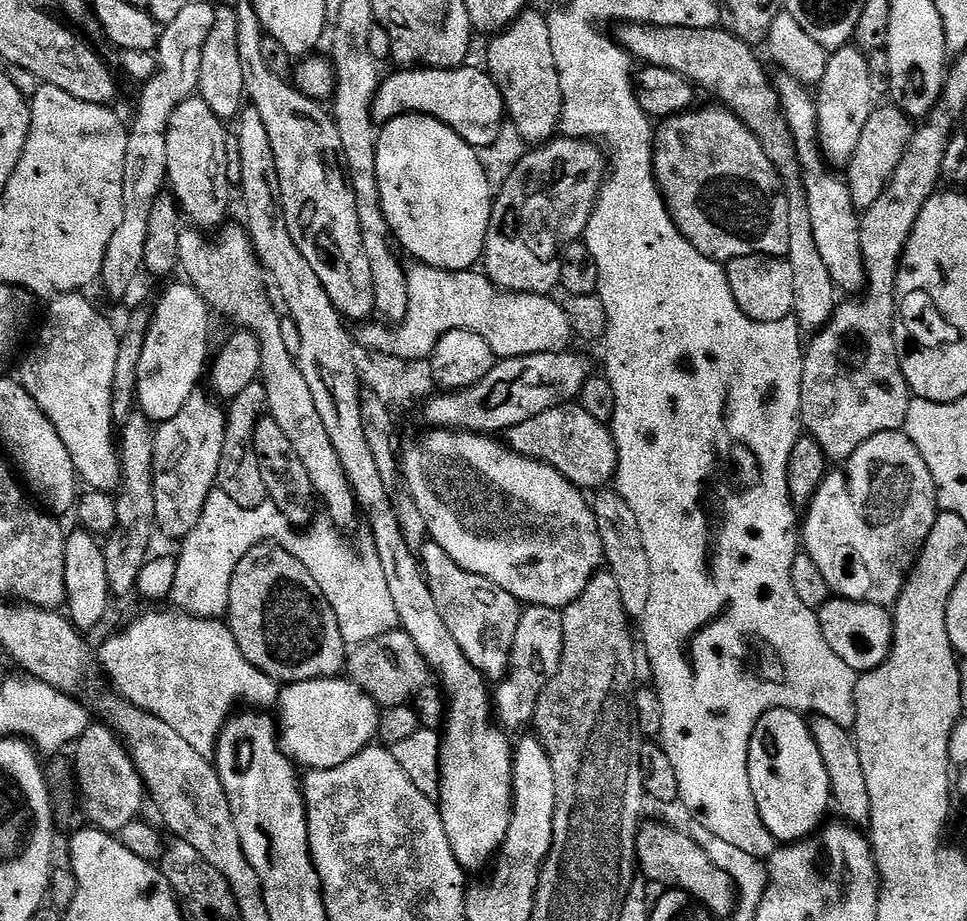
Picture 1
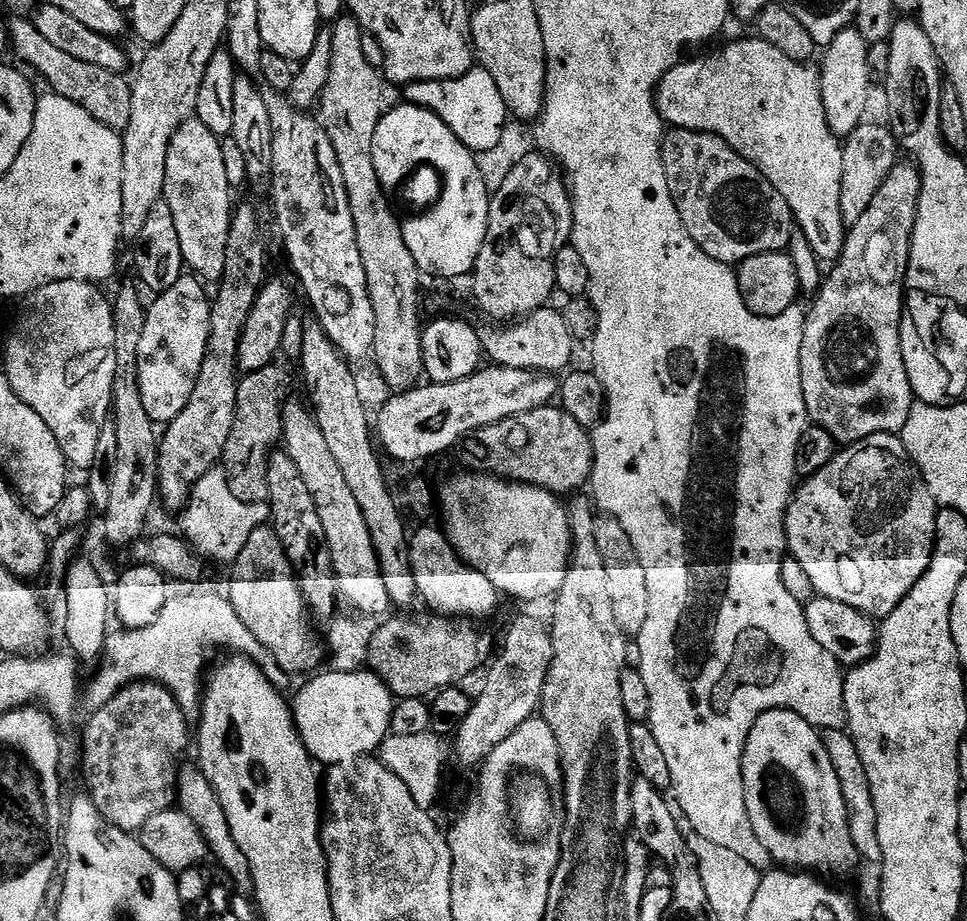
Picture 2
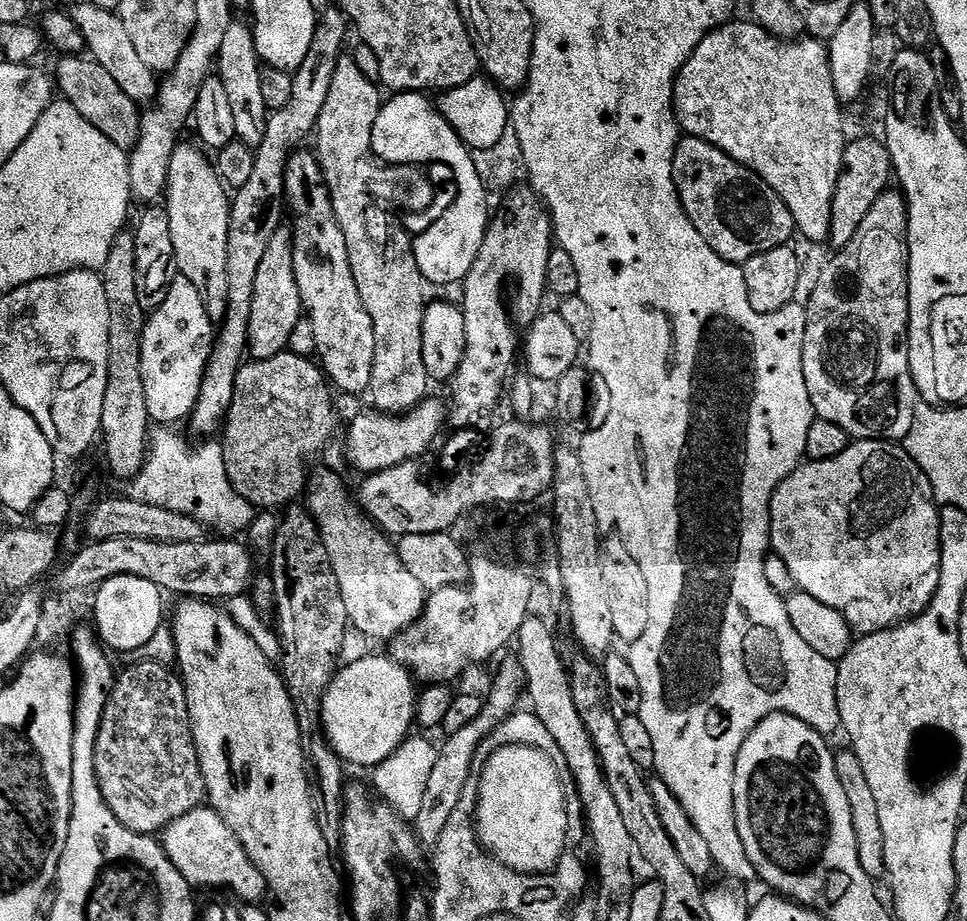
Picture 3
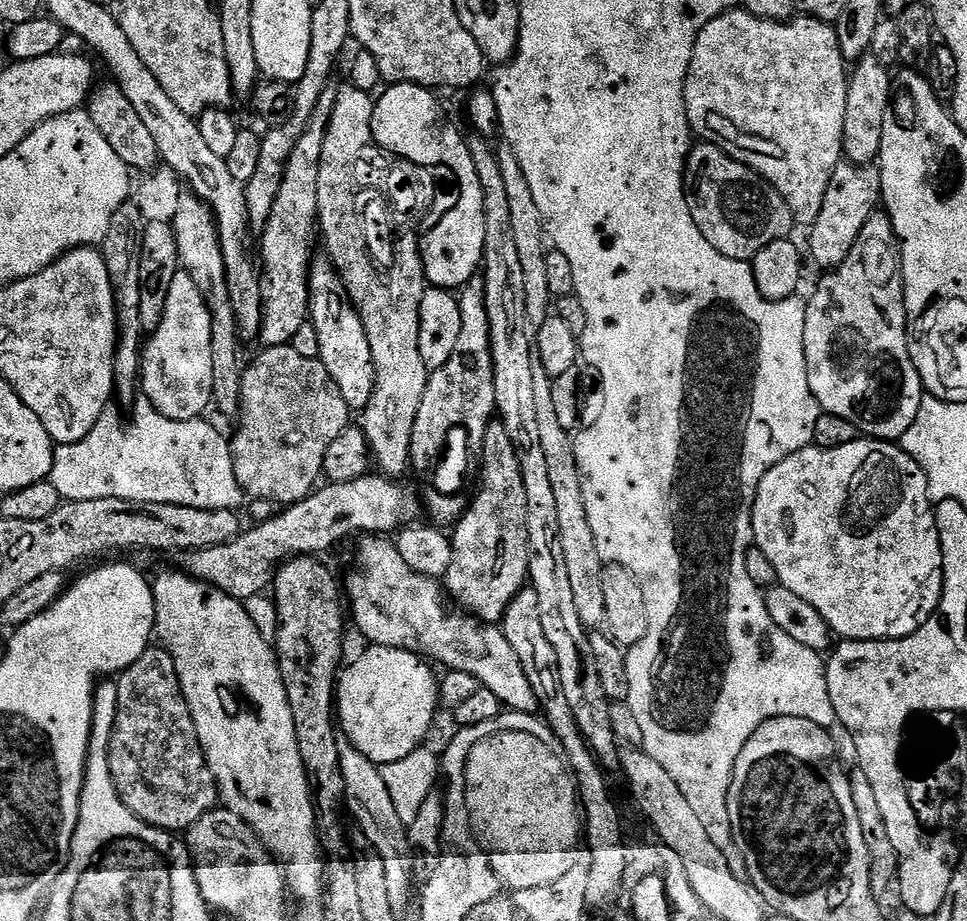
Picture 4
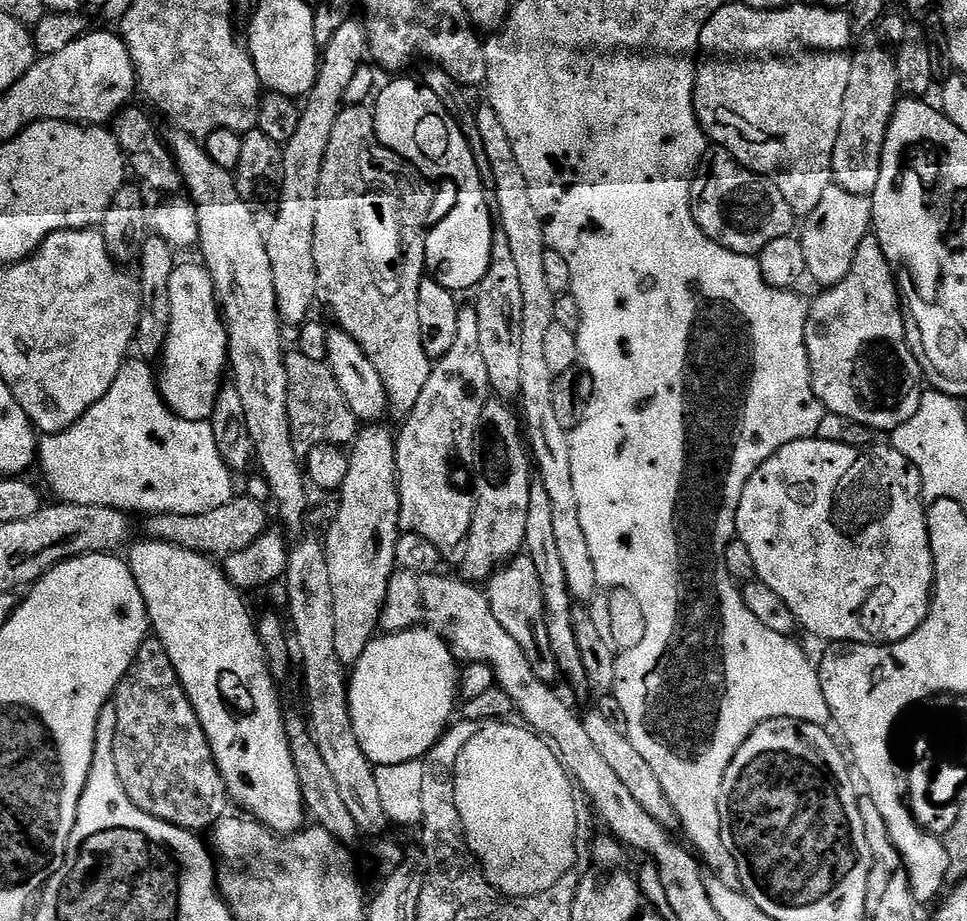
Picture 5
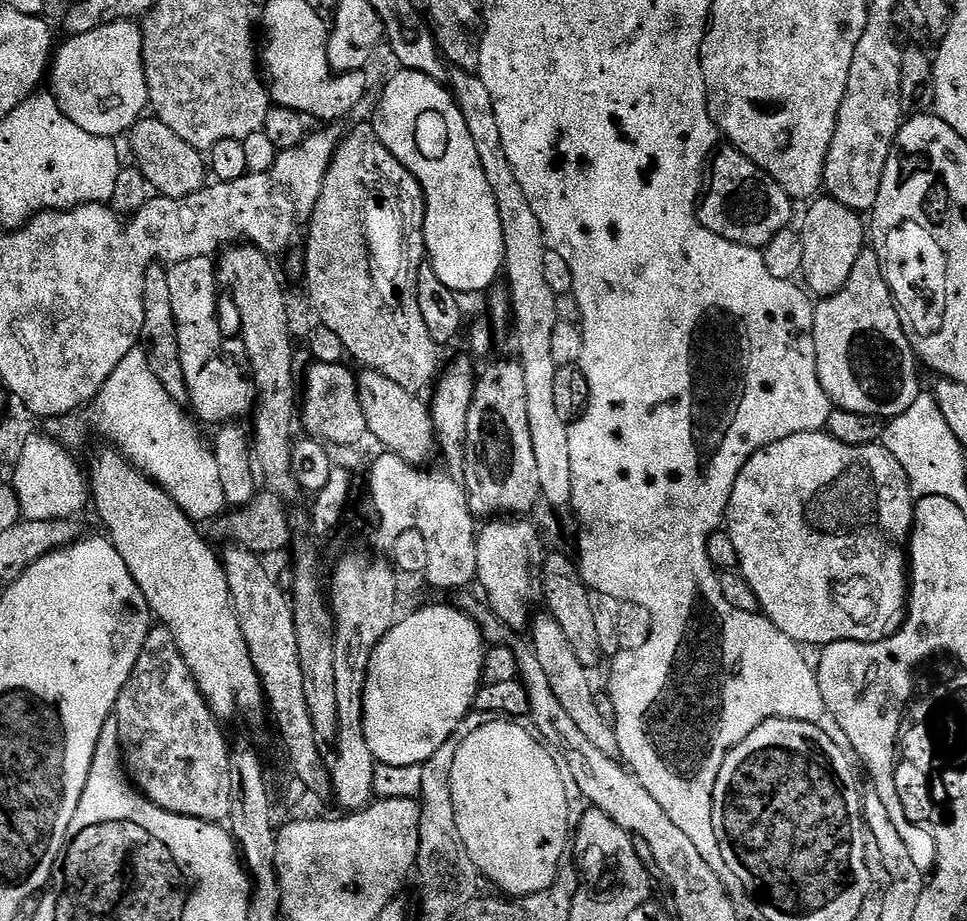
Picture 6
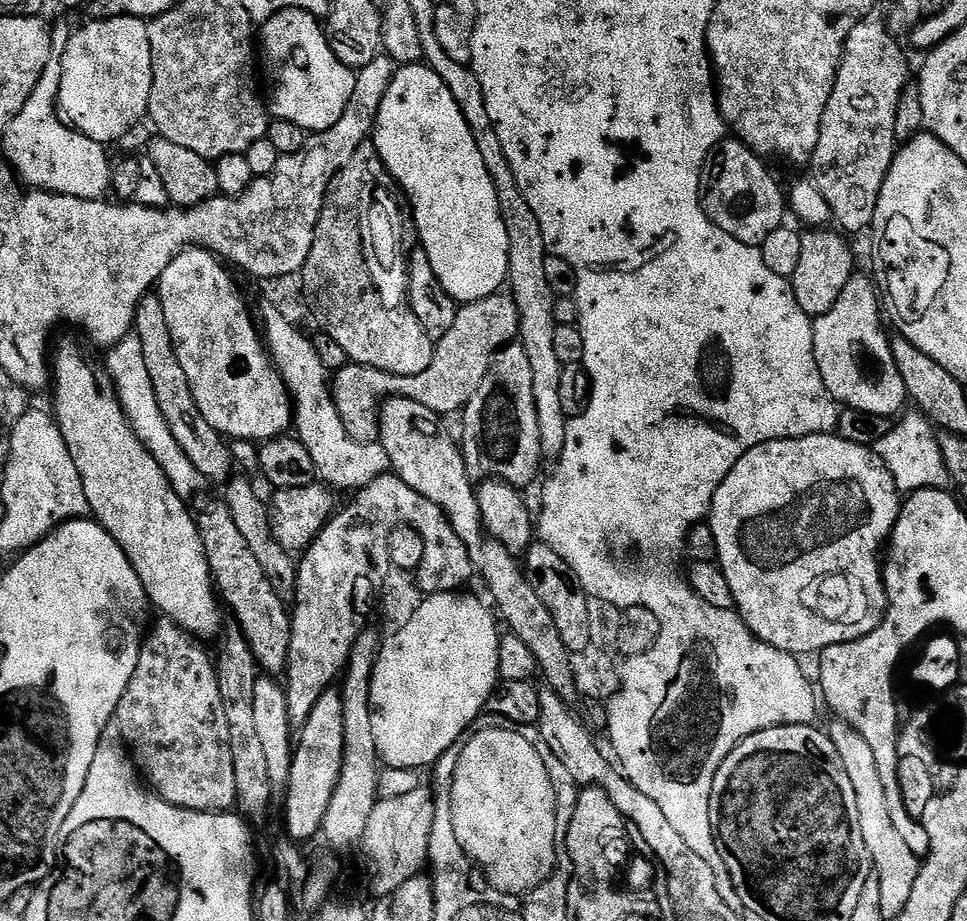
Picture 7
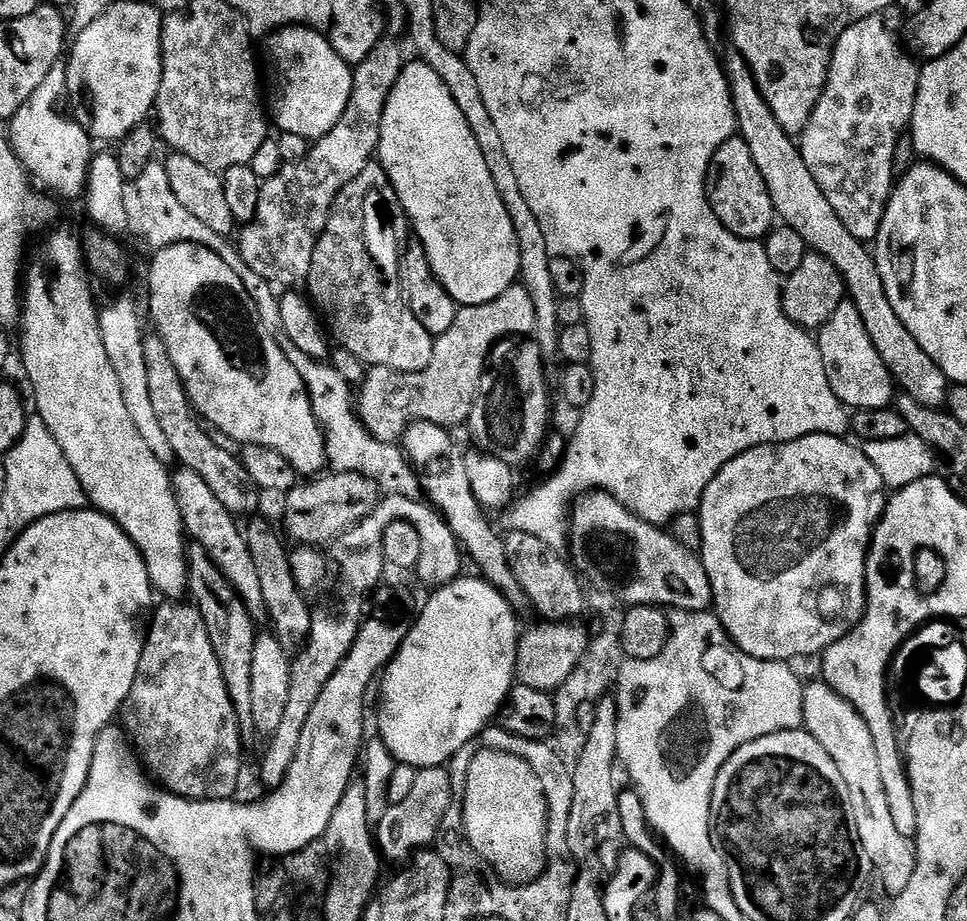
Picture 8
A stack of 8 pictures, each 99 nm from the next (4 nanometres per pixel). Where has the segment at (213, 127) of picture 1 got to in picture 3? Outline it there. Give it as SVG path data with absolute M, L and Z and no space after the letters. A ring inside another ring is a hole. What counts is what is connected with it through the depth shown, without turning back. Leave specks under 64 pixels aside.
M177 144L170 158L166 189L170 238L174 238L177 273L190 278L190 283L197 288L198 294L202 294L202 306L206 306L206 314L212 319L213 325L219 326L228 309L226 250L232 205L229 189L220 181L215 163L209 157L207 160L203 156L205 153L193 144Z

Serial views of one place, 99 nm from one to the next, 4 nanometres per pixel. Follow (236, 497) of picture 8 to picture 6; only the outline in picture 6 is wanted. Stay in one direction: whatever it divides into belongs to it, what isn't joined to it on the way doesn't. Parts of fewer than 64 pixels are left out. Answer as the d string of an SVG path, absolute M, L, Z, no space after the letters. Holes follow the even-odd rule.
M163 263L152 264L146 270L146 278L142 282L142 302L144 303L144 321L140 331L140 344L146 358L150 362L150 370L154 370L154 378L162 382L166 394L178 405L189 403L186 374L182 374L182 358L178 350L178 326L174 318L174 298L170 294L168 268Z

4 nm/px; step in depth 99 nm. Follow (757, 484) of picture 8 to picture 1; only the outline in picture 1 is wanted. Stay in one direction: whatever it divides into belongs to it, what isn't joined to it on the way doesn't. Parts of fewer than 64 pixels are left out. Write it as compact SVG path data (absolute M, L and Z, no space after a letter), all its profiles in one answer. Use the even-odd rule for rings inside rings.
M903 431L874 434L848 460L833 467L818 486L802 516L802 548L814 558L837 597L888 608L900 597L908 573L920 557L926 538L930 538L937 511L934 478L914 442Z

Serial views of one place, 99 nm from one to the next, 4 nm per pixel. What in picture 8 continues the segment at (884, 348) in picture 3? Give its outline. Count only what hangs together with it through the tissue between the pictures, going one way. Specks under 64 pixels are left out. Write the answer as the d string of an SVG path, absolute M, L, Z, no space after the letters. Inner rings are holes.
M844 299L824 327L819 329L818 343L826 366L826 378L830 378L830 390L838 394L845 408L887 408L893 403L897 385L890 370L886 370L886 362L882 362L878 350L874 350L874 342L862 322L862 314L858 314L851 300Z

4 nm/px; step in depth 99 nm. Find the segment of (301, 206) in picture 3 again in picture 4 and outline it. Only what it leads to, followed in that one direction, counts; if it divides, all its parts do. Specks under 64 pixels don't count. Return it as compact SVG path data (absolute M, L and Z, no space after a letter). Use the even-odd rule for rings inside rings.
M326 254L313 255L312 264L308 267L308 314L314 330L318 330L318 350L320 361L326 366L330 378L334 378L334 386L342 398L346 398L346 406L350 410L362 410L370 402L372 391L376 388L376 371L370 354L370 342L366 338L366 330L362 318L352 305L352 299L348 297L346 286L338 274L338 270L332 265L332 259Z

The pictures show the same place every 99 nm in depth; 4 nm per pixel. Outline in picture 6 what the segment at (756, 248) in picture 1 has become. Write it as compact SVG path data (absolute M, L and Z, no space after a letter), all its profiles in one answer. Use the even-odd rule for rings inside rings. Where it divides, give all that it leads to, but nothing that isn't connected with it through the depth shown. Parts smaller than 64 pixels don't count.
M724 142L706 161L702 195L698 201L698 219L706 230L718 234L743 248L763 249L789 227L792 220L792 197L774 182L750 158Z

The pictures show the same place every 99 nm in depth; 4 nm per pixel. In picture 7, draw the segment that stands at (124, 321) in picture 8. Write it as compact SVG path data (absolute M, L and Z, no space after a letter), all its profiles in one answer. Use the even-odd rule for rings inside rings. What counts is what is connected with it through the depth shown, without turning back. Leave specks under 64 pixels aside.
M129 334L107 351L108 364L106 371L112 377L112 385L116 387L116 396L120 399L122 410L132 427L132 433L142 441L146 450L158 462L158 466L166 474L170 486L186 502L206 487L202 474L198 474L194 462L182 454L182 446L174 442L174 434L170 434L170 426L166 426L166 418L162 418L162 410L158 410L158 398L154 398L154 382L150 382L150 373L146 371L146 358L142 358L142 342L138 342L135 334Z

